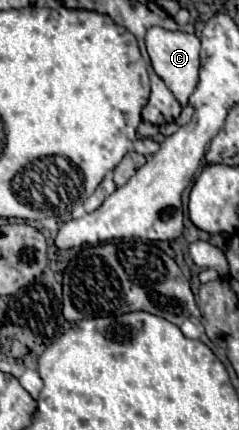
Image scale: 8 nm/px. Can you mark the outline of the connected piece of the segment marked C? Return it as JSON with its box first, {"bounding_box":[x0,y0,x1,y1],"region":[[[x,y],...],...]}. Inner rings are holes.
{"bounding_box":[146,28,200,126],"region":[[[150,28],[146,34],[146,48],[154,66],[154,72],[166,82],[166,86],[174,92],[182,105],[180,116],[176,119],[179,126],[191,121],[194,108],[188,104],[188,98],[198,86],[198,70],[200,70],[200,40],[196,34],[184,32],[166,32],[164,28]]]}

